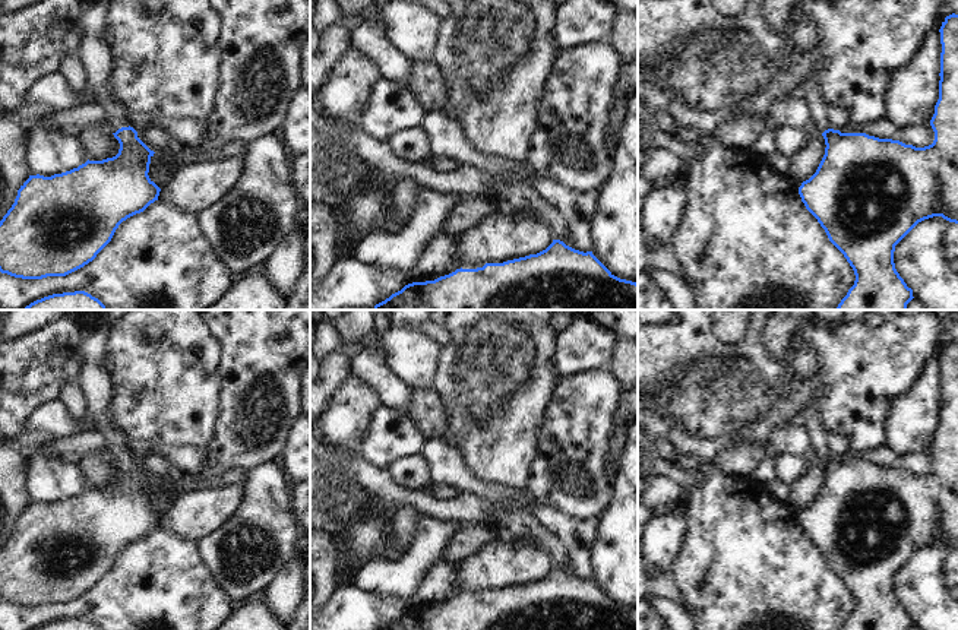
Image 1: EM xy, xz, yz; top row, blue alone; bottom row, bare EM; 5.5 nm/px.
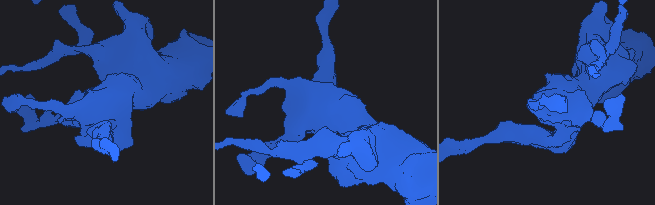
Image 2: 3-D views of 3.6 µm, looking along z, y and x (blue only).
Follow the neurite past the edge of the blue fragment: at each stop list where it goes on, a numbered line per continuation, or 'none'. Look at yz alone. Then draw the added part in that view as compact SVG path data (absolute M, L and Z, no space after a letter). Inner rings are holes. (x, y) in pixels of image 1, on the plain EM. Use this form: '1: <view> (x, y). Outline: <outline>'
1: yz (813, 426). Outline: M813 406L806 409L803 427L813 443L813 460L823 460L831 456L828 450L828 433L825 431L823 422Z

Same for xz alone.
none

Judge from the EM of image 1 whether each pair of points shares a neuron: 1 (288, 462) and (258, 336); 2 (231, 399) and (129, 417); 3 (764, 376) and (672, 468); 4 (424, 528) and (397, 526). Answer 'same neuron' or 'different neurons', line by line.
1: different neurons
2: different neurons
3: different neurons
4: different neurons

